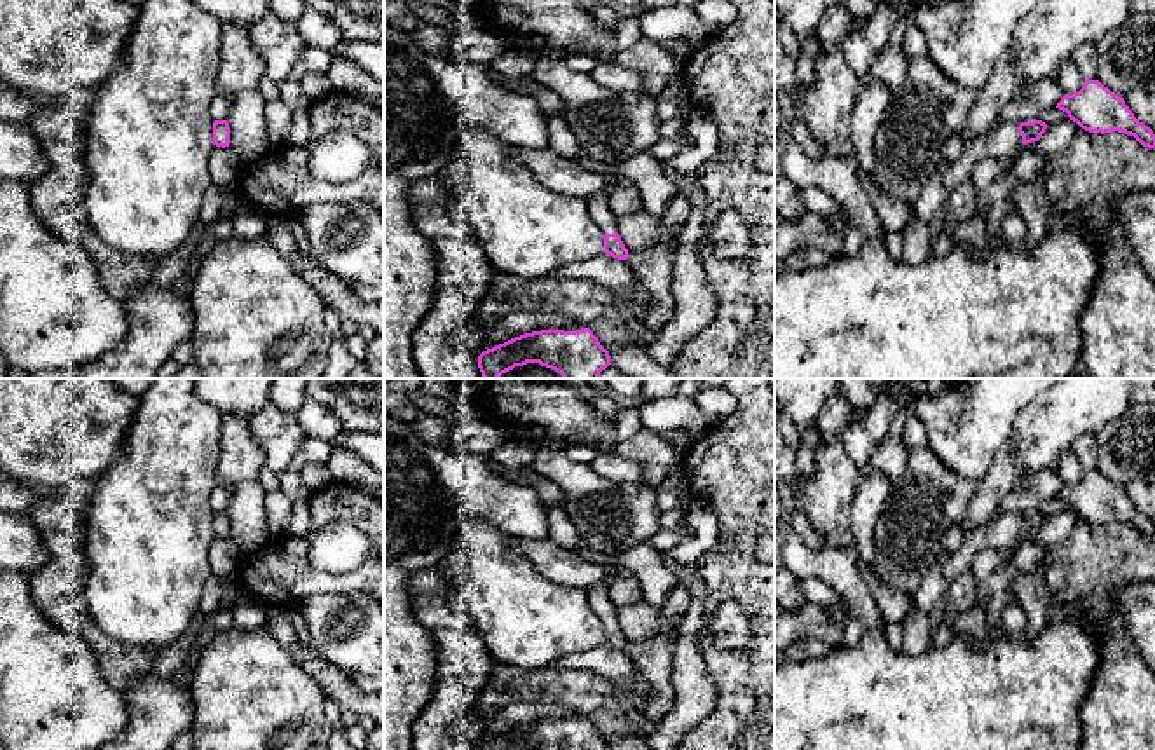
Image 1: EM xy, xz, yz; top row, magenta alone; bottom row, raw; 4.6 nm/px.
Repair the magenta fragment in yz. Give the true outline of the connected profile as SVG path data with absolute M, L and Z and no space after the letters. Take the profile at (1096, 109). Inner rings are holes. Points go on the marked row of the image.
M1085 80L1078 92L1064 94L1056 108L1089 133L1118 131L1134 136L1143 147L1155 148L1153 131L1134 117L1124 98L1099 80Z

